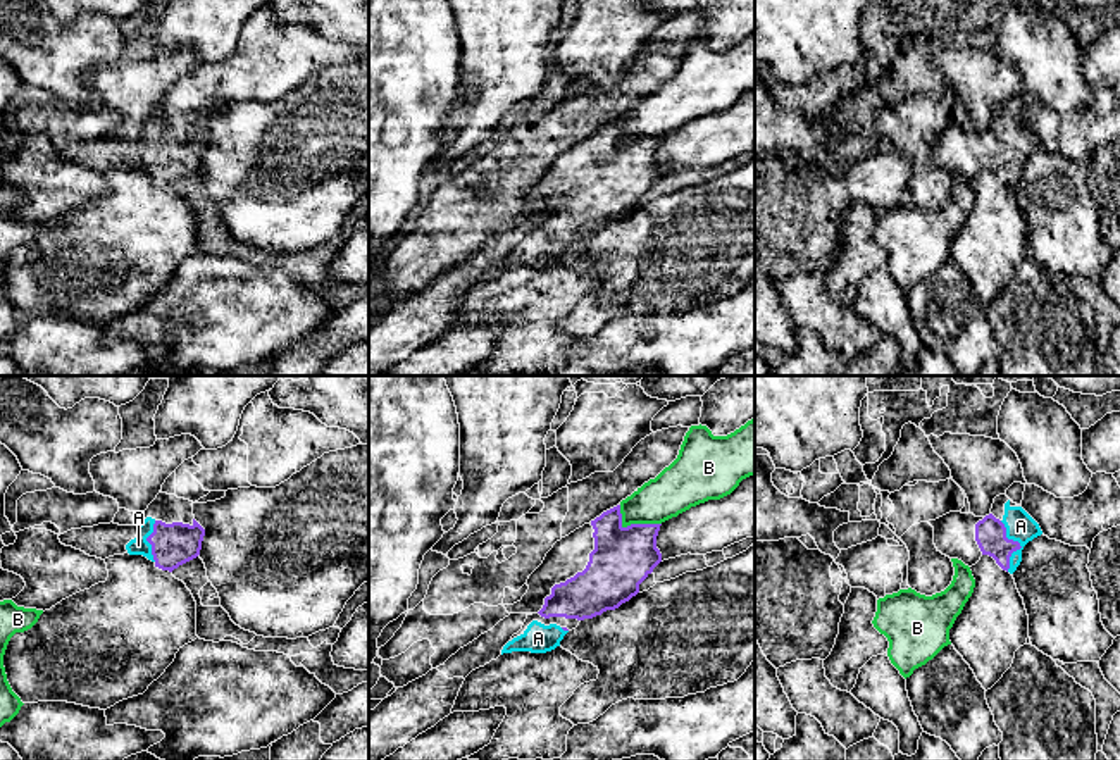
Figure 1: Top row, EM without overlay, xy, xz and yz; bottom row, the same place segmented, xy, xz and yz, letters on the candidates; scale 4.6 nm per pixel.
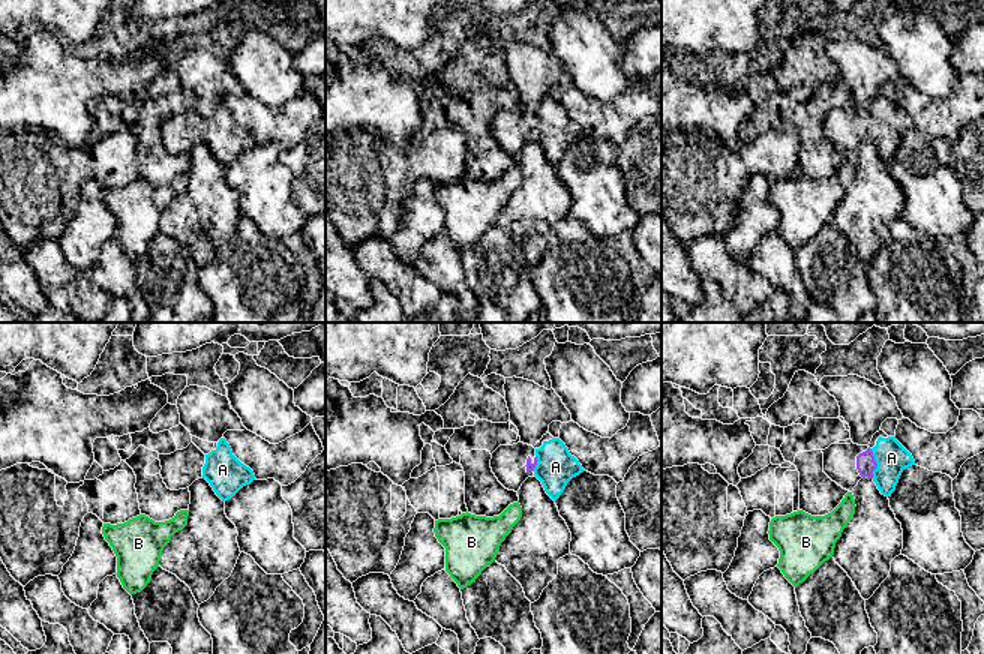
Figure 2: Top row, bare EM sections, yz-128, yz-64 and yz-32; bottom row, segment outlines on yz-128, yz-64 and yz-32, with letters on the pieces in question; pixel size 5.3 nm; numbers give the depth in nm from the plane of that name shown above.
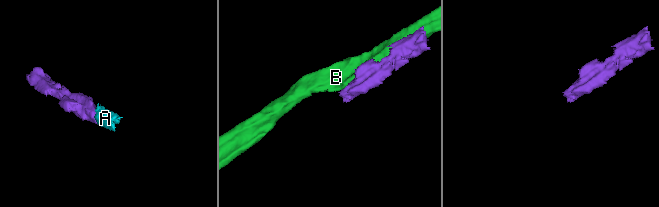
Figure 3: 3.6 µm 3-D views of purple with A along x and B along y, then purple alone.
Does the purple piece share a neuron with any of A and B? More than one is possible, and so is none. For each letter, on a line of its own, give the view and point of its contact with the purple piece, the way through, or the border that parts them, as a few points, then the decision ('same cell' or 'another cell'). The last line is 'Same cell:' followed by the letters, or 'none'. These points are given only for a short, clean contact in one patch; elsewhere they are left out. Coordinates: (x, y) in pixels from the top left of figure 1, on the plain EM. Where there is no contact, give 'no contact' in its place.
A: meets purple in yz at (1019, 159); runs through yz (989, 147), (995, 152), (1019, 159), (1020, 140); same cell
B: meets purple in xz at (633, 138); another cell
Same cell: A

